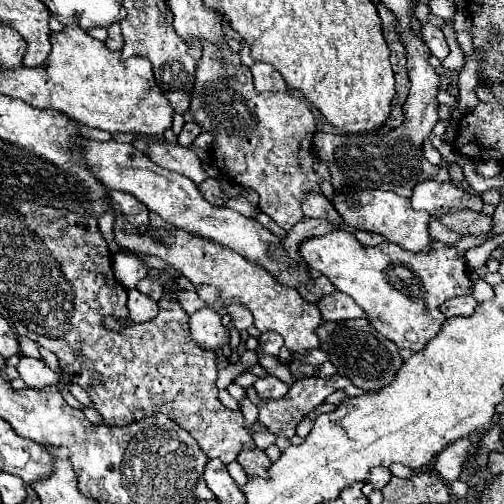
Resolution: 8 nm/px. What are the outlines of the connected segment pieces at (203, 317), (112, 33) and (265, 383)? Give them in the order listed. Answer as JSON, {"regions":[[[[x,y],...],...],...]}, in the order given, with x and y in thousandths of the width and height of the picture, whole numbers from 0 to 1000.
{"regions":[[[[415,609],[395,613],[383,629],[375,629],[379,669],[403,692],[431,692],[438,688],[438,665],[446,665],[446,649],[438,641],[438,625]]],[[[236,46],[216,50],[216,54],[212,54],[212,62],[216,62],[216,73],[212,73],[208,89],[216,89],[216,97],[236,101],[236,97],[240,97],[240,89],[244,89],[244,69],[240,69],[240,54],[236,54]]],[[[542,744],[514,748],[502,768],[510,772],[510,780],[522,792],[554,792],[554,788],[562,788],[573,774],[573,768],[558,752],[550,752]]]]}

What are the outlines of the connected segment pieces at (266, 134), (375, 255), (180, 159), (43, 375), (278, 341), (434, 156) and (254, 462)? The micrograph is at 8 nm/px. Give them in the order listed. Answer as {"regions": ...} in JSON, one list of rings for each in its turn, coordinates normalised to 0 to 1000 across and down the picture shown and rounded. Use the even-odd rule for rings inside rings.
{"regions":[[[[403,89],[403,109],[387,133],[387,173],[379,185],[375,228],[403,260],[423,268],[423,315],[431,335],[438,335],[466,363],[510,379],[518,391],[514,415],[554,450],[573,458],[601,431],[601,387],[609,379],[633,379],[633,351],[617,335],[625,319],[617,284],[629,248],[609,200],[577,185],[510,185],[502,177],[498,141],[482,133],[474,105],[466,105],[458,89]]],[[[673,454],[673,462],[613,470],[601,482],[593,482],[593,510],[617,534],[653,550],[653,558],[673,577],[696,585],[708,597],[708,605],[728,621],[728,633],[752,661],[760,661],[768,673],[784,677],[796,692],[835,696],[847,685],[847,677],[875,657],[875,645],[883,641],[883,629],[871,617],[871,605],[879,605],[895,589],[931,581],[935,558],[931,558],[927,522],[923,522],[923,498],[958,482],[960,478],[938,470],[938,466],[917,470],[905,482],[879,482],[879,478],[863,474],[863,486],[855,486],[851,502],[808,502],[776,478],[760,478],[748,490],[720,490],[720,486],[712,486],[712,478],[704,478],[704,466],[696,466],[685,454]]],[[[292,276],[292,312],[315,331],[327,331],[335,339],[351,339],[375,351],[391,367],[411,355],[399,315],[379,296],[359,292],[355,284],[335,284],[327,276],[323,280]]],[[[42,708],[34,720],[38,748],[54,760],[62,772],[85,772],[97,764],[117,760],[113,744],[89,724],[85,712],[65,712],[65,708]]],[[[518,661],[514,688],[534,704],[554,704],[554,692],[562,688],[562,669],[554,669],[554,661]]],[[[843,280],[843,284],[839,284],[839,308],[843,308],[843,315],[847,315],[851,323],[859,323],[859,327],[871,327],[871,323],[875,323],[875,304],[867,300],[867,292],[863,292],[855,280]]],[[[486,891],[482,899],[474,899],[470,915],[482,923],[490,942],[514,942],[514,946],[530,946],[530,931],[538,927],[534,907],[526,903],[526,895],[518,891]]]]}

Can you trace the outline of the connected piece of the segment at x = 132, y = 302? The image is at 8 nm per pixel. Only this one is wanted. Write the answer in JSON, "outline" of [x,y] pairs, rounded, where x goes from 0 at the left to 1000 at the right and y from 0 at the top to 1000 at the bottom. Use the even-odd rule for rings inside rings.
{"outline":[[[260,573],[260,577],[256,577],[252,609],[256,609],[256,637],[264,637],[264,641],[296,637],[296,633],[304,633],[308,621],[315,617],[312,601],[300,597],[292,585],[276,581],[272,573]]]}

